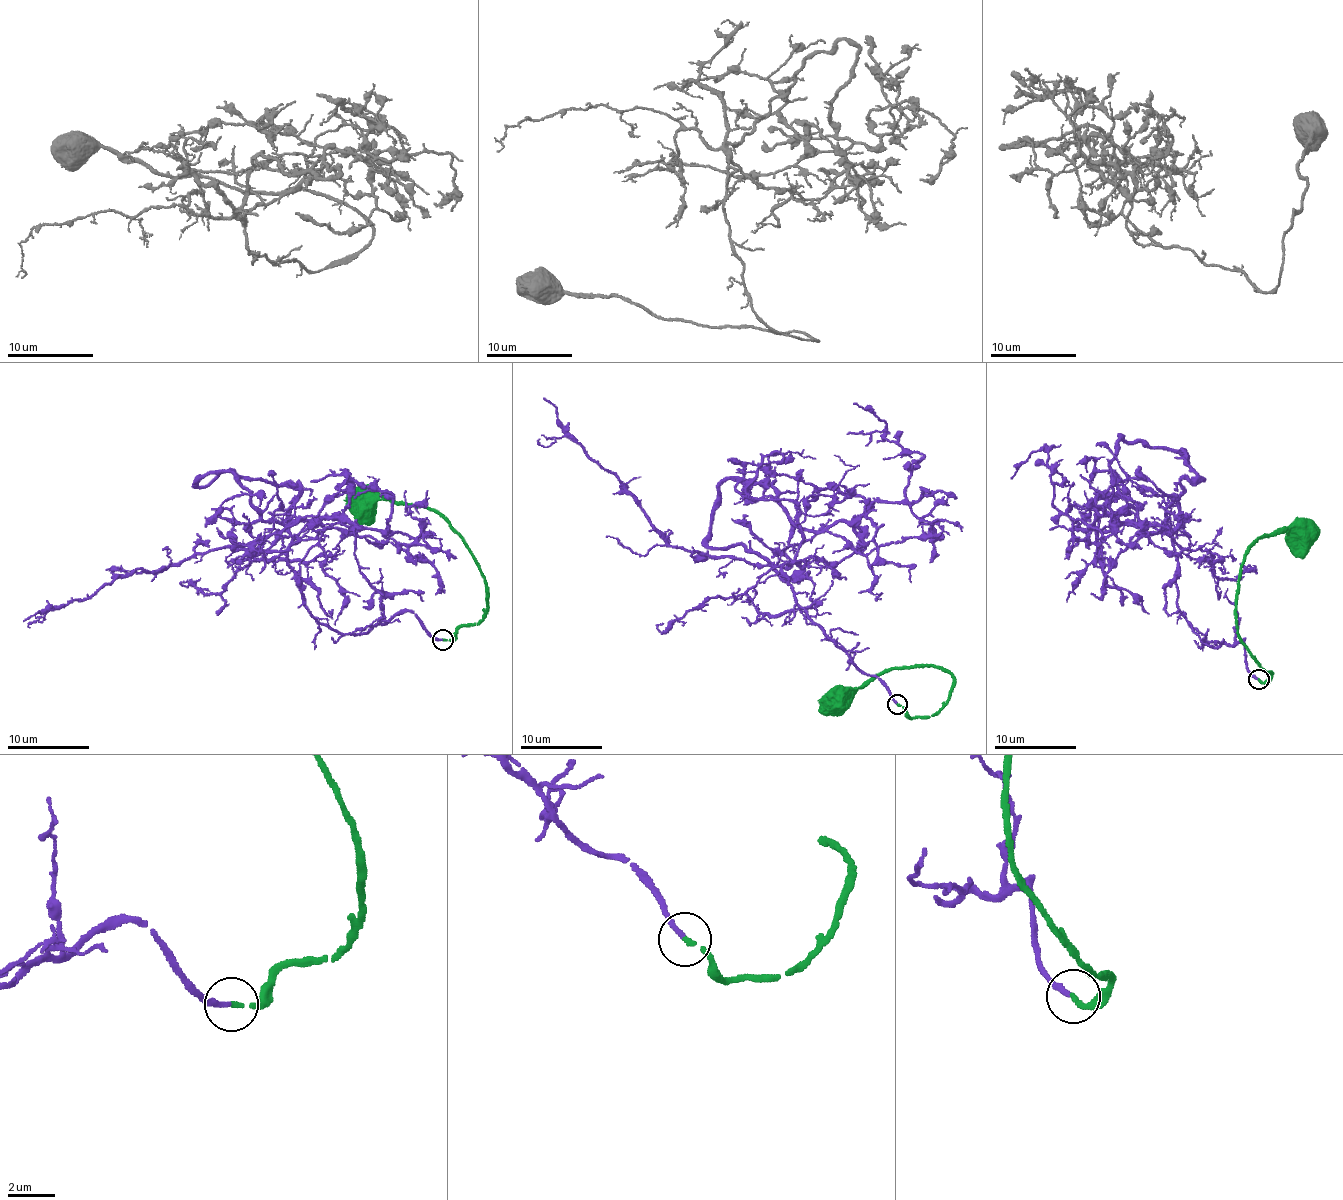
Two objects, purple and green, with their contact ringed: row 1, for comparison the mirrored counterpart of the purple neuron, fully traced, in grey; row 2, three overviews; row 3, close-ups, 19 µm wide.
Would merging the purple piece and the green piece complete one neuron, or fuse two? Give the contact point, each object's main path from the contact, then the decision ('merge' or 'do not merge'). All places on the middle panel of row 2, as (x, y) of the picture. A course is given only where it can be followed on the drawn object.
place (897, 704); course purple (896, 703), (782, 569), (800, 515), (837, 493), (868, 507), (827, 530), (863, 555), (941, 525); course green (896, 703), (912, 718), (926, 718), (946, 702), (955, 679), (926, 664), (890, 668), (836, 702); merge

